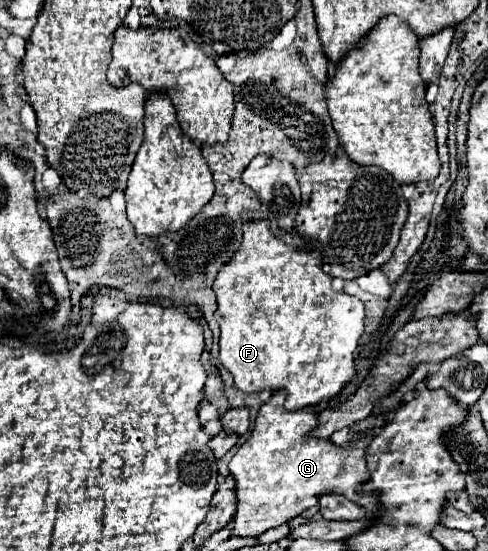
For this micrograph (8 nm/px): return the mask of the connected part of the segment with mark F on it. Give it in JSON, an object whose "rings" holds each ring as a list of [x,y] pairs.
{"rings":[[[261,219],[261,221],[249,221],[243,225],[243,243],[239,247],[239,251],[219,269],[217,279],[213,283],[213,289],[217,293],[217,311],[215,311],[215,319],[221,327],[221,341],[219,341],[219,359],[221,363],[233,373],[235,377],[235,387],[245,391],[245,393],[253,393],[253,391],[263,391],[263,389],[285,389],[287,391],[287,411],[295,411],[295,409],[303,409],[307,405],[319,405],[325,403],[329,399],[333,399],[345,383],[351,381],[351,377],[355,375],[355,353],[357,353],[357,345],[359,345],[359,337],[363,335],[363,319],[365,319],[365,309],[363,303],[357,297],[351,297],[343,291],[333,291],[331,289],[331,281],[333,277],[323,273],[323,261],[321,261],[321,253],[301,253],[301,249],[283,243],[281,239],[277,239],[271,229],[269,229],[269,221]]]}

